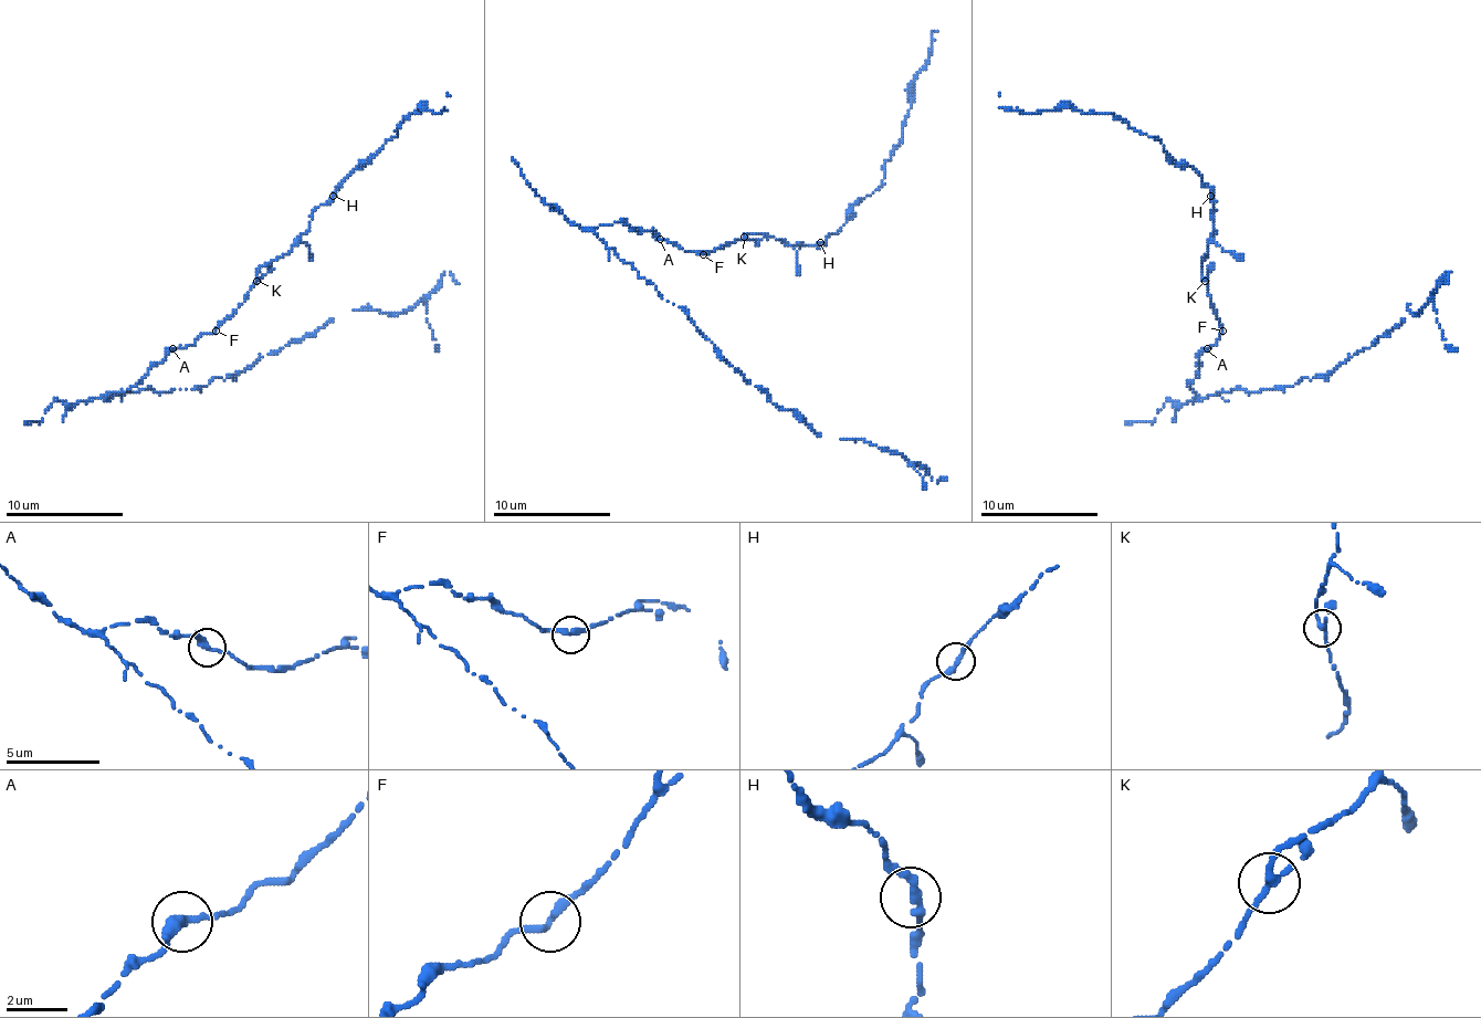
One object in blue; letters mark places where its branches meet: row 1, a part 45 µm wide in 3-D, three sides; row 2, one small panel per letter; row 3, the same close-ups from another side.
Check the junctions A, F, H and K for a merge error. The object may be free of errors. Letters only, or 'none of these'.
none of these

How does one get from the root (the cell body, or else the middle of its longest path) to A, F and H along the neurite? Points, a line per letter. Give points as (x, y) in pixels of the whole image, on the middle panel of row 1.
A: (641, 231), (653, 231), (659, 240)
F: (641, 231), (653, 231), (685, 251), (703, 254)
H: (641, 231), (653, 231), (685, 251), (703, 254), (723, 249), (744, 233), (765, 233), (790, 245), (820, 242)

